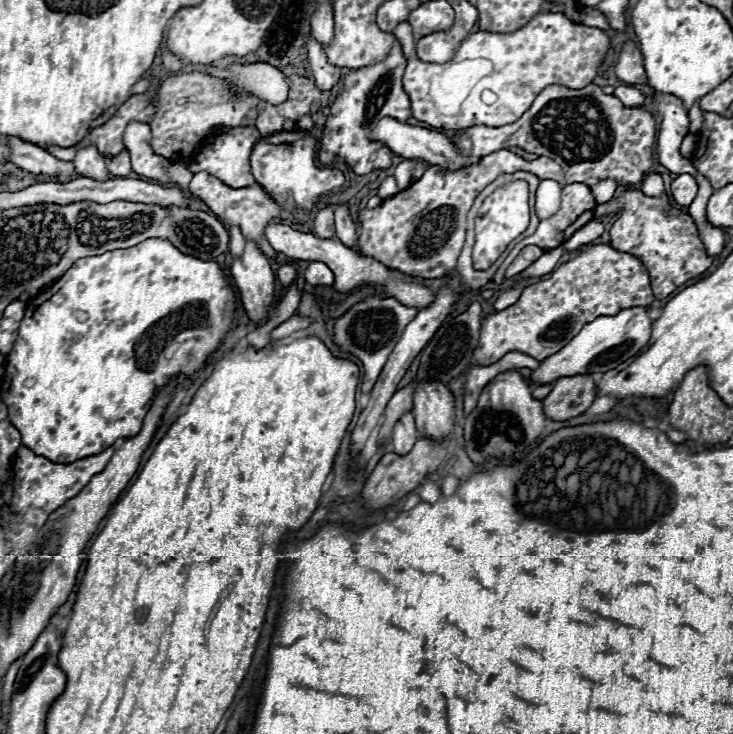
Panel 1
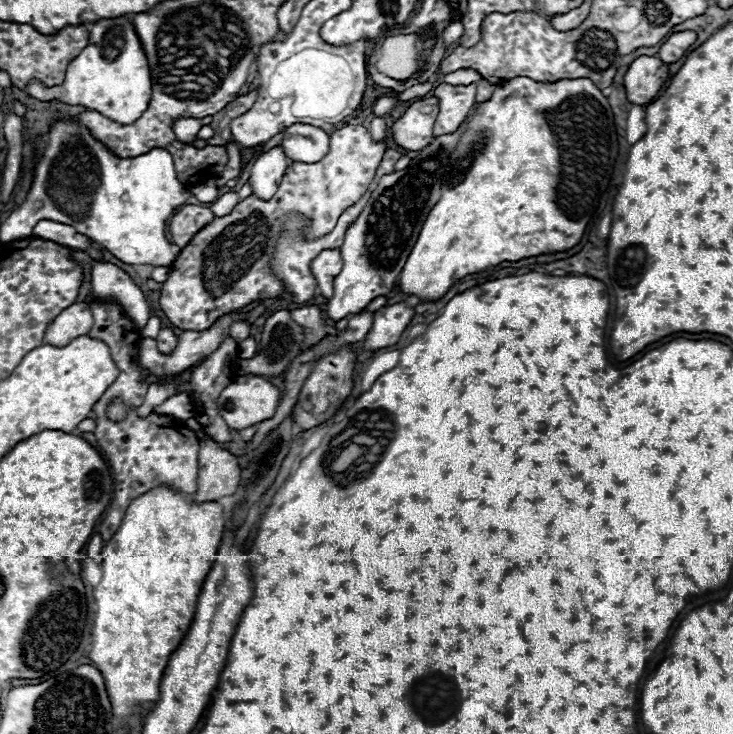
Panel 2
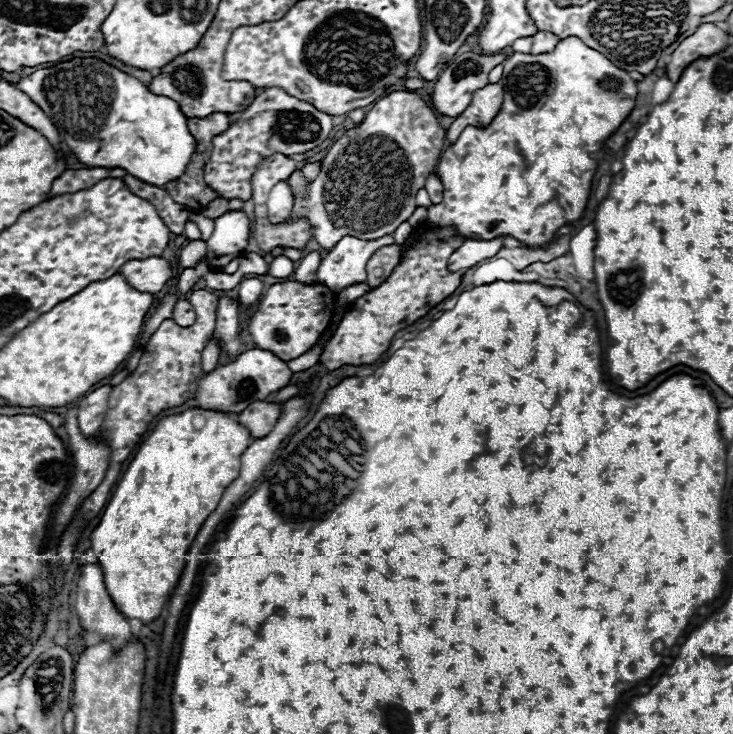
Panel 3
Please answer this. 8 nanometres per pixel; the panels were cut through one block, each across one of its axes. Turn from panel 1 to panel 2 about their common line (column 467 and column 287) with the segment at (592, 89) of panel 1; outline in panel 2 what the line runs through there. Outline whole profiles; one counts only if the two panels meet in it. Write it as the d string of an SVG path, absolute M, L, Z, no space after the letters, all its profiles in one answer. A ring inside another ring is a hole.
M292 124L282 134L284 140L280 146L292 162L312 164L322 160L328 152L328 134L316 126Z

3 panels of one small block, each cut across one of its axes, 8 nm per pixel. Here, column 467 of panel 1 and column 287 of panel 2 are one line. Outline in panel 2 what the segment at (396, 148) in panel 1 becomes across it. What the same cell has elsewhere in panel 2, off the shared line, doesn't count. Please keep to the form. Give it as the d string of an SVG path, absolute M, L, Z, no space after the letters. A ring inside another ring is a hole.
M276 146L268 152L264 152L252 166L252 172L250 172L250 184L254 188L254 194L258 198L272 198L286 168L288 168L290 160L288 156L284 154L282 146Z

